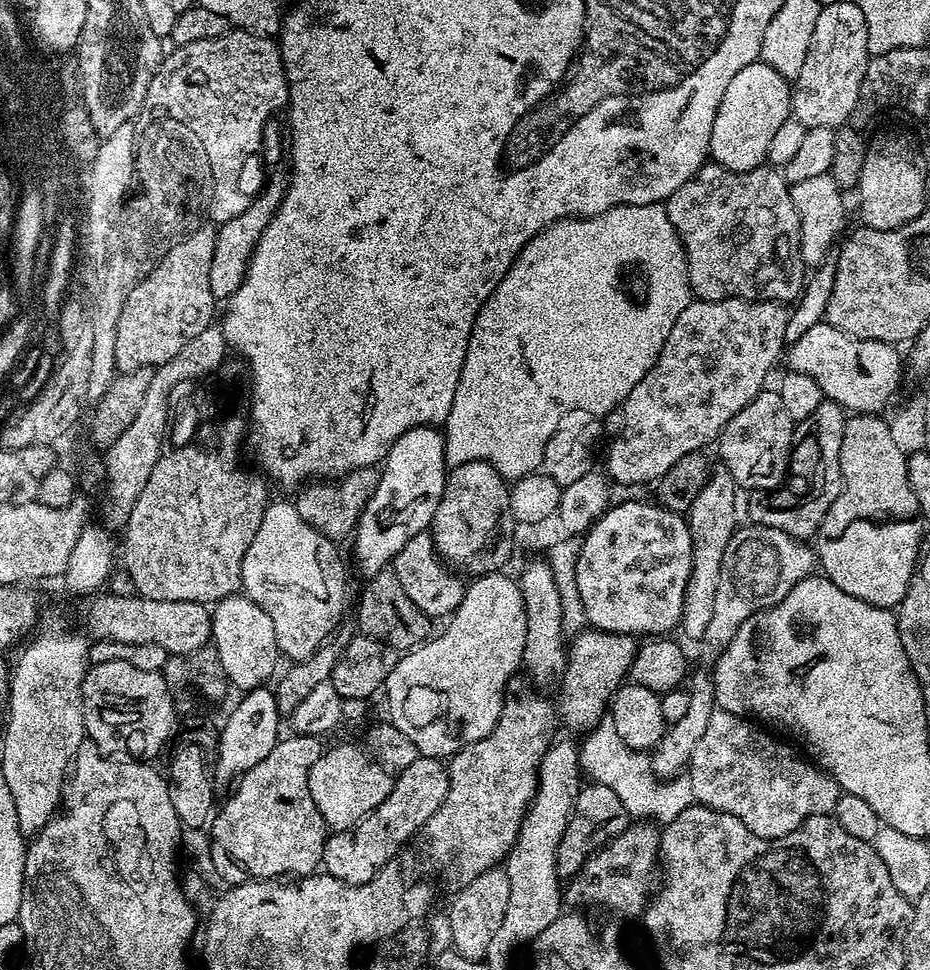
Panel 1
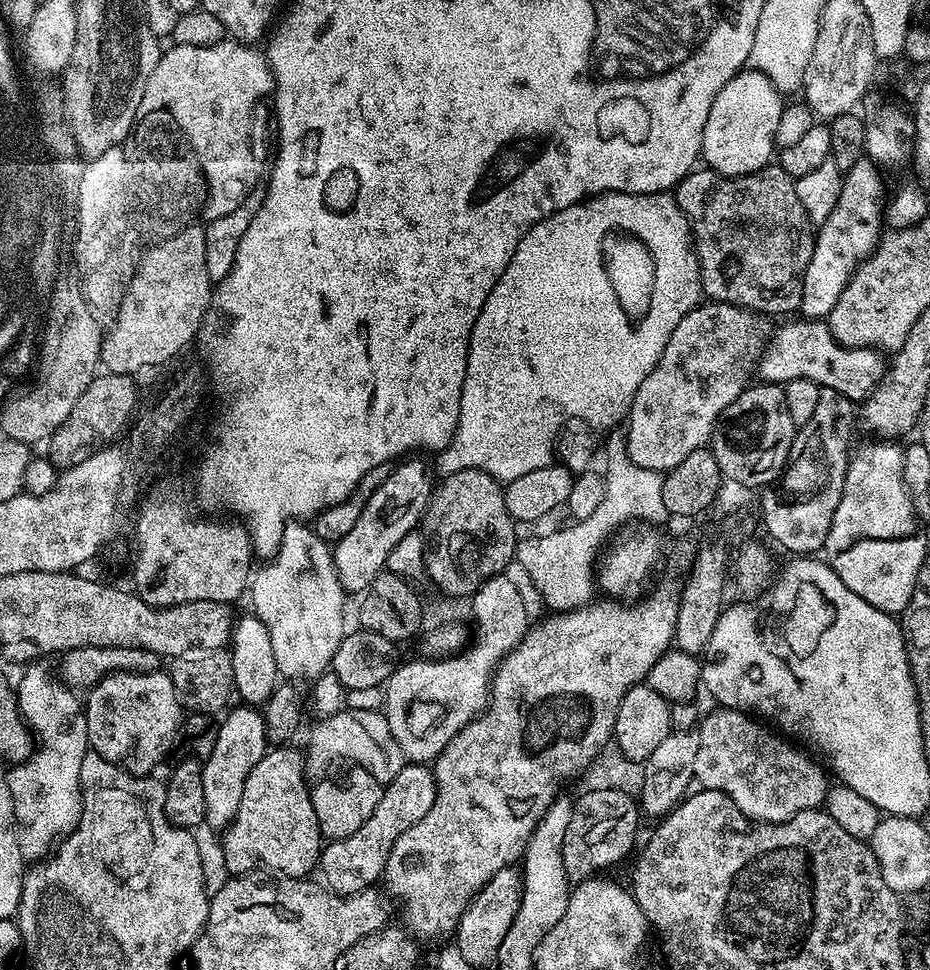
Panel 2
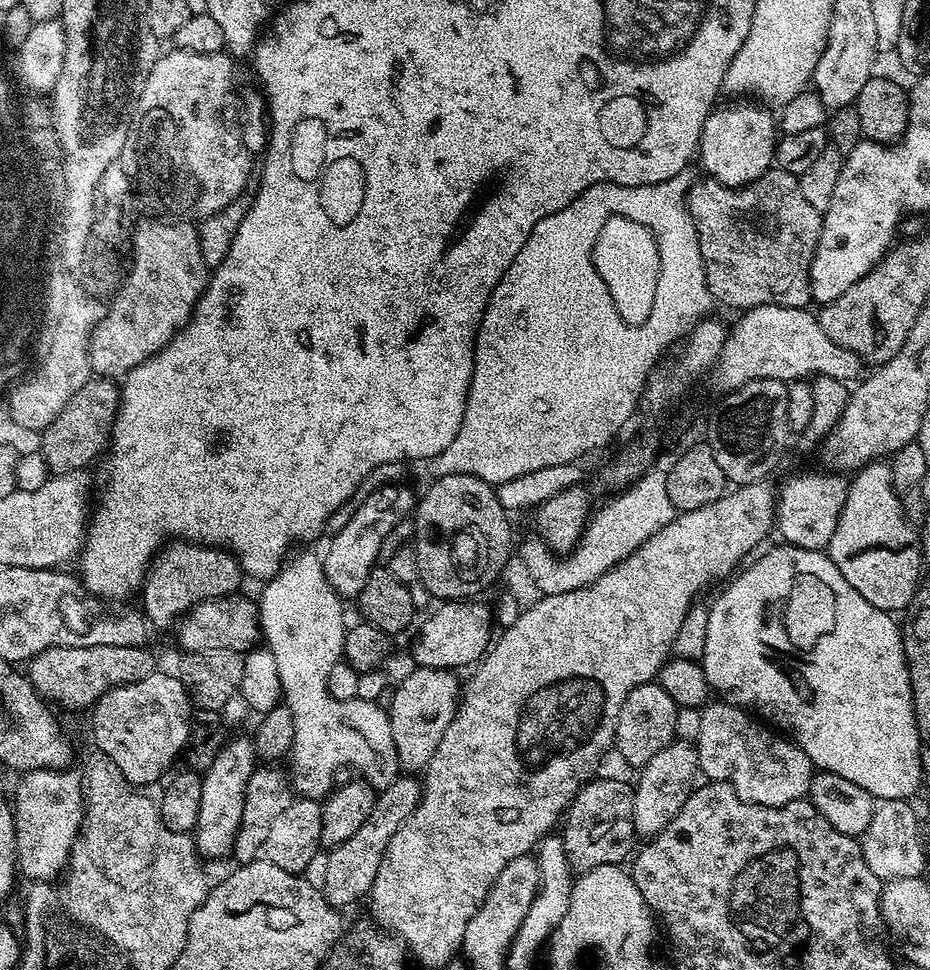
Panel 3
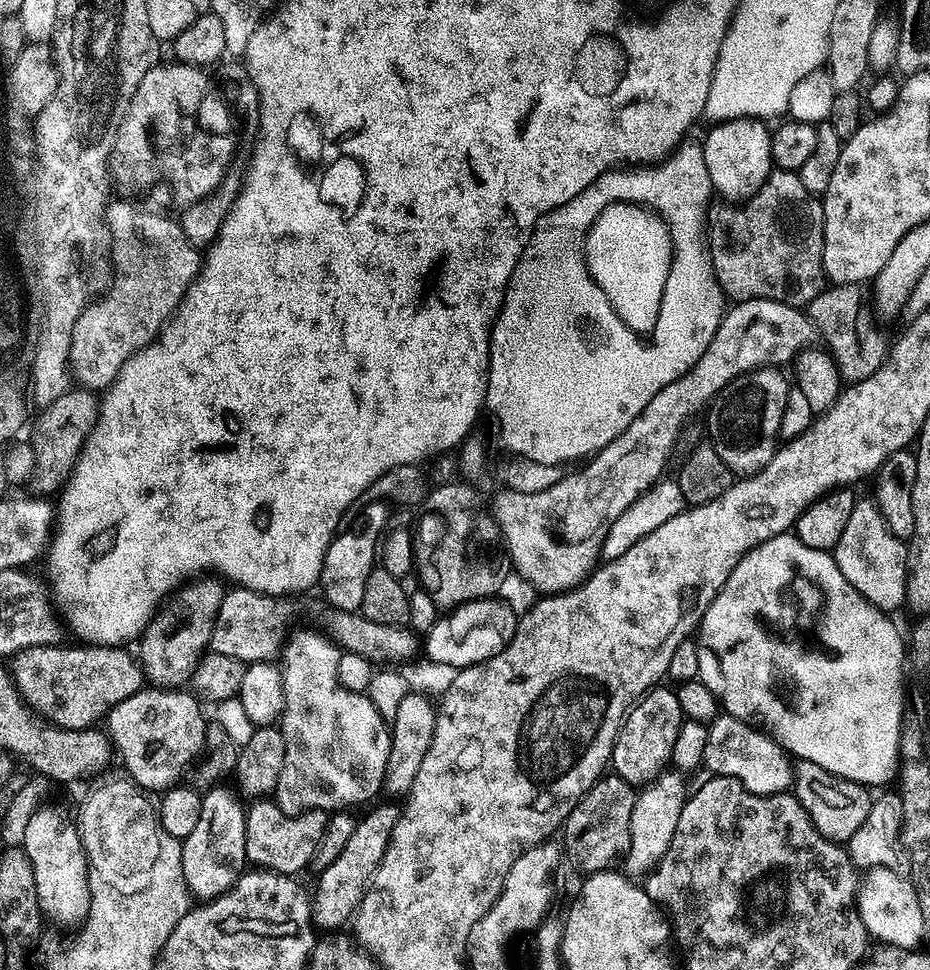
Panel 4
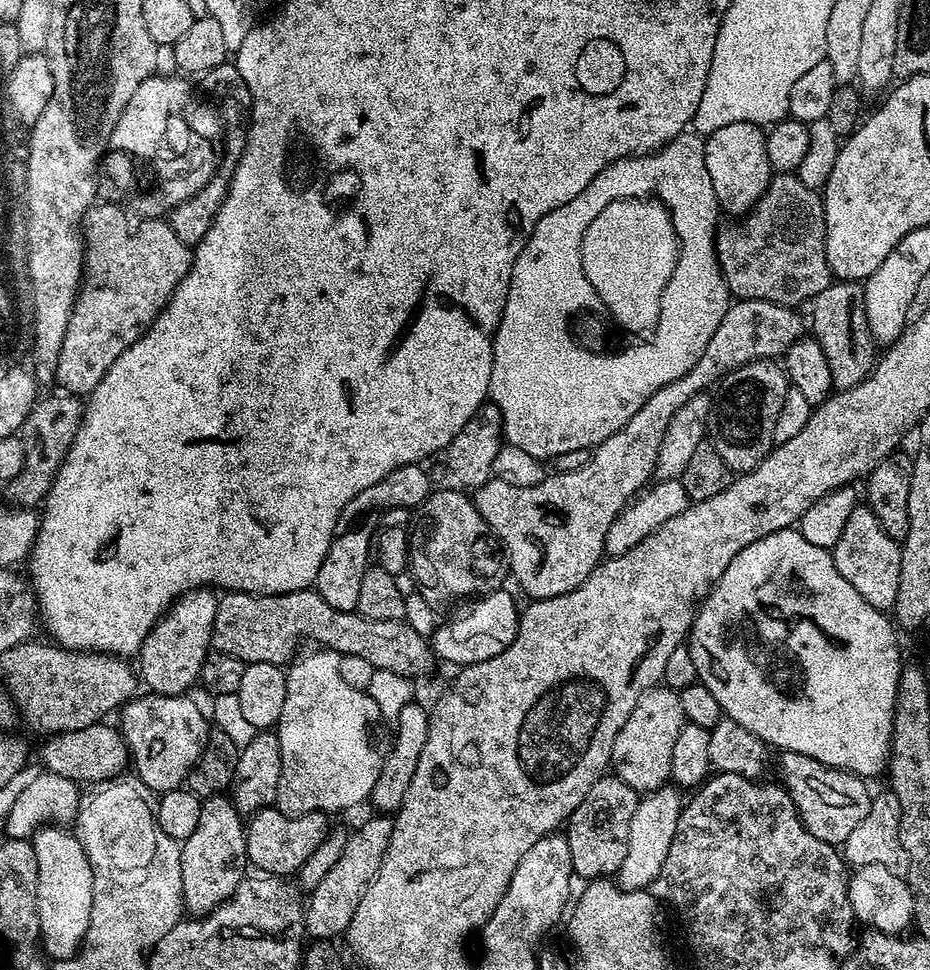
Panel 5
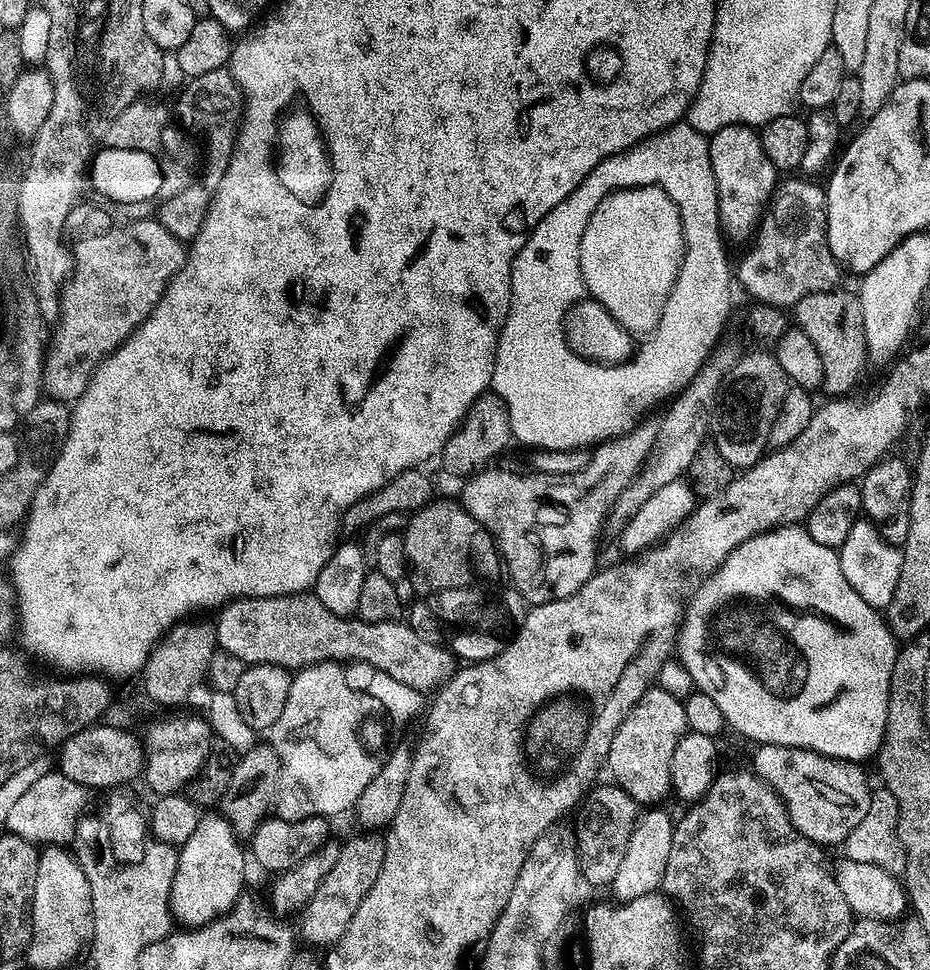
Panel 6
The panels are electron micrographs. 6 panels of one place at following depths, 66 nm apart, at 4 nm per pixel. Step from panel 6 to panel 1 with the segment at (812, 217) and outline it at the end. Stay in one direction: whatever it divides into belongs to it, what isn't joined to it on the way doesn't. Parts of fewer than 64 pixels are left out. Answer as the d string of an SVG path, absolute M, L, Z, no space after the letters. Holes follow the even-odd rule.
M706 162L693 174L690 182L682 182L682 186L678 186L678 190L674 190L674 194L670 194L670 198L666 201L666 207L670 222L676 228L676 232L680 235L680 241L684 244L684 253L688 263L688 281L695 299L775 300L776 303L785 306L799 300L806 279L806 265L802 262L802 250L800 249L800 223L798 222L798 210L794 210L791 187L784 179L784 173L779 167L761 166L754 170L735 172L734 170L726 170L721 164Z

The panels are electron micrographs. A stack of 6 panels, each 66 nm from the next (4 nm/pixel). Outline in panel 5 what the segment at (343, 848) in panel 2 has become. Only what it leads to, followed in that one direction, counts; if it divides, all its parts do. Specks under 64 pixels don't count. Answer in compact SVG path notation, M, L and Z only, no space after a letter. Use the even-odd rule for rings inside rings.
M376 814L373 817L373 820L366 821L357 832L353 831L349 835L346 850L342 850L342 858L338 858L338 862L334 862L334 866L326 874L326 878L322 878L322 882L318 882L318 886L307 897L308 904L306 900L304 908L304 930L311 939L313 936L313 941L328 942L326 940L332 940L335 936L343 937L347 933L350 922L354 918L354 910L358 910L358 902L362 902L362 894L366 894L370 882L374 882L374 878L382 866L386 846L390 846L393 817L388 814Z

